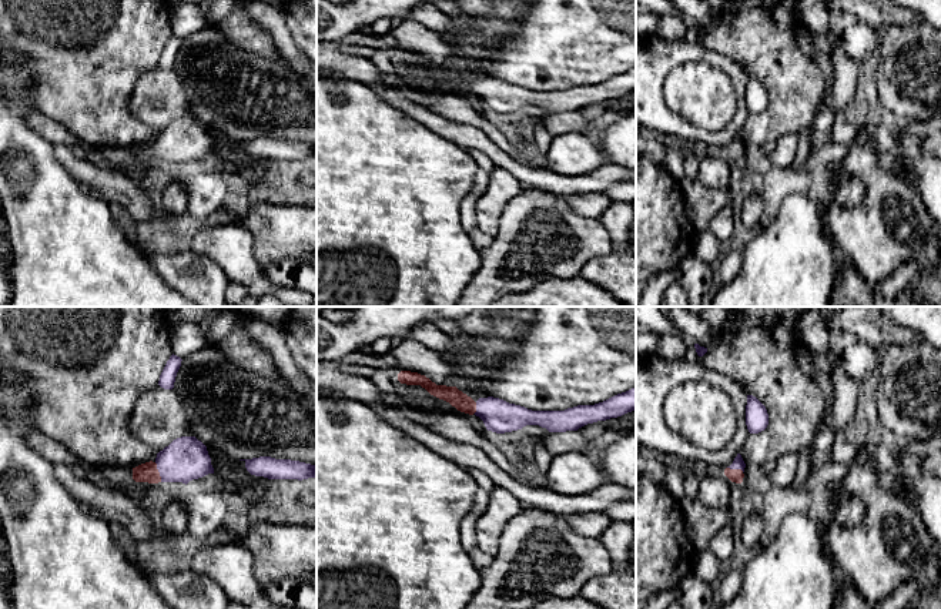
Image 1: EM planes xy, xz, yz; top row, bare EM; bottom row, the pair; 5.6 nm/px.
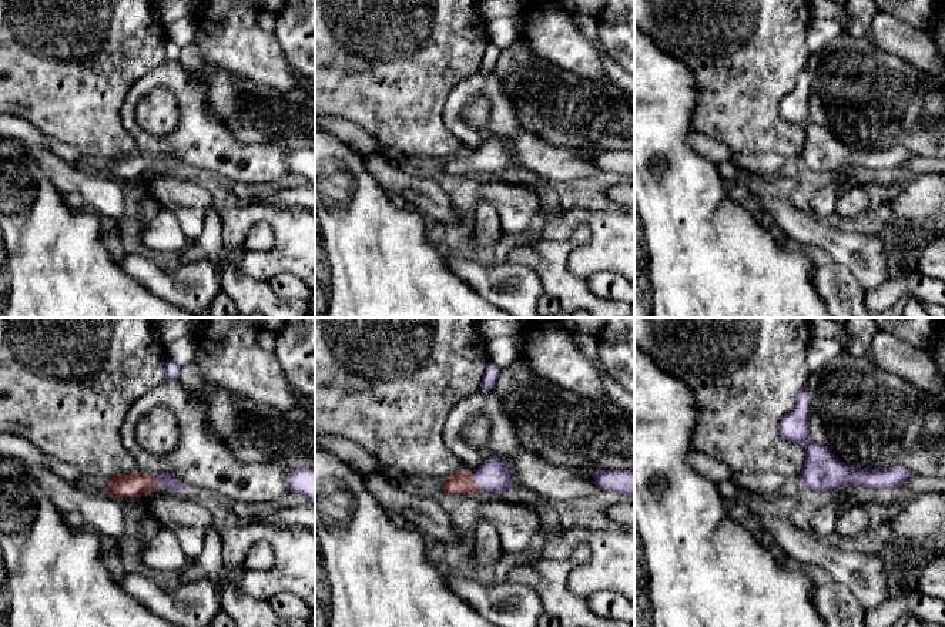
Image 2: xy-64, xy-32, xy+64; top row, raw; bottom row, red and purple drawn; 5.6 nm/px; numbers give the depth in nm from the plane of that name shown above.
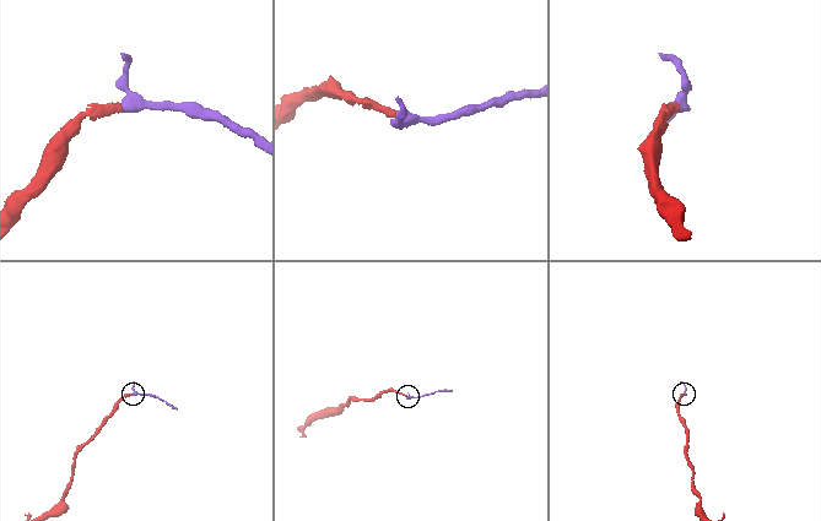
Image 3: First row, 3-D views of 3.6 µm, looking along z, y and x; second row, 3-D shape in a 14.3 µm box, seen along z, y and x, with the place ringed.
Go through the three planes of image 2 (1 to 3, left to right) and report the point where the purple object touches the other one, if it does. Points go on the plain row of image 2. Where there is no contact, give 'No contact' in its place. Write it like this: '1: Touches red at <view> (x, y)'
1: Touches red at xy-64 (157, 163)
2: Touches red at xy-32 (475, 164)
3: No contact

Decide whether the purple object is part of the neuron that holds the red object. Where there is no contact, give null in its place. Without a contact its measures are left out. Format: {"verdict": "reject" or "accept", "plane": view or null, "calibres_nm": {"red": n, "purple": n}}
{"verdict": "accept", "plane": "xy", "calibres_nm": {"red": 110, "purple": 240}}

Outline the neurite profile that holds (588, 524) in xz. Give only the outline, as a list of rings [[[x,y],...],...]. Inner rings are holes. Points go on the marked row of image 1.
[[[576,512],[565,516],[570,529],[582,536],[600,539],[612,521],[600,512]]]

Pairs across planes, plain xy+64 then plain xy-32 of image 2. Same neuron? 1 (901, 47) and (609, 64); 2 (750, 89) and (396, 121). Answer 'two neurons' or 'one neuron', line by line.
1: one neuron
2: one neuron

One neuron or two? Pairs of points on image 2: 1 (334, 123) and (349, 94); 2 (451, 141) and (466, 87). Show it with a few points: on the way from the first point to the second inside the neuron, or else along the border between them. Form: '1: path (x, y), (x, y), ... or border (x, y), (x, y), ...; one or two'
1: border (329, 114), (338, 118), (348, 118), (367, 133); two
2: border (446, 100), (442, 109), (442, 121), (465, 150); two

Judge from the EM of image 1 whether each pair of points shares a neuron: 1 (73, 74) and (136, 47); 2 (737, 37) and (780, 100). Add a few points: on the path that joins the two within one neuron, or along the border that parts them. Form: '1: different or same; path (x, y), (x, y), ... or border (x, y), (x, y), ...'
1: same; path (89, 59), (100, 47), (120, 47)
2: same; path (753, 53), (780, 80), (780, 84)

